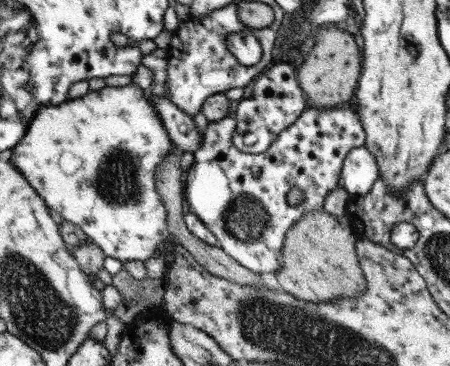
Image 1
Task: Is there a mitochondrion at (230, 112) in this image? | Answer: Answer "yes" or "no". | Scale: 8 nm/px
no

